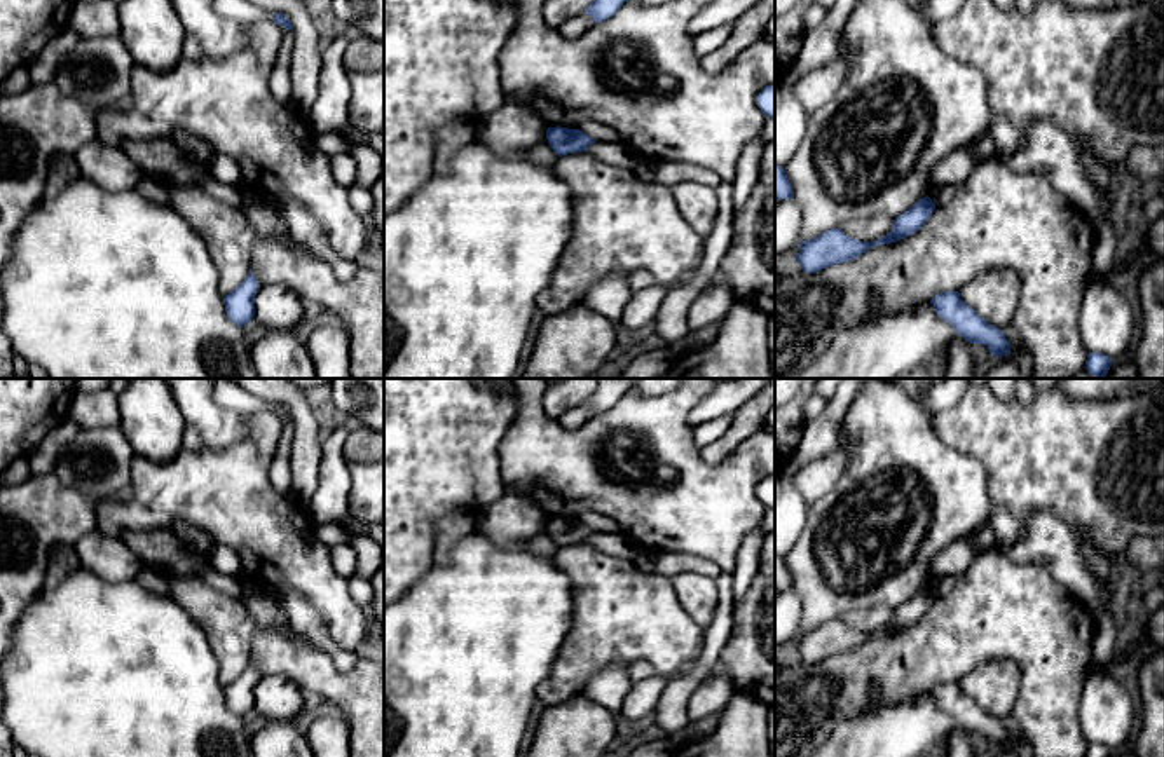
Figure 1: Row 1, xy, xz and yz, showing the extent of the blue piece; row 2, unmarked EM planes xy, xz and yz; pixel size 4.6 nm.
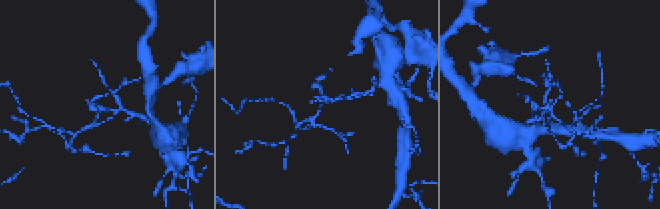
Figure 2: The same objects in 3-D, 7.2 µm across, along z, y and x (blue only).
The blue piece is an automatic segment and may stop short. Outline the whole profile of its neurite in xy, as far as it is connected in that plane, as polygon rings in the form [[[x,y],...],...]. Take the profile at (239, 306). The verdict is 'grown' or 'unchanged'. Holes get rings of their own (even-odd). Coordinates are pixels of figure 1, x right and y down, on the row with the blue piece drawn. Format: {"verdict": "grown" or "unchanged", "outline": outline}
{"verdict": "unchanged", "outline": [[[250,269],[248,277],[234,291],[223,297],[225,314],[241,328],[255,317],[255,297],[258,288],[260,284]]]}

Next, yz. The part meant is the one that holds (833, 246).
{"verdict": "unchanged", "outline": [[[928,195],[920,199],[913,208],[894,220],[894,227],[887,235],[873,242],[862,242],[848,237],[841,228],[831,228],[815,239],[799,241],[799,253],[796,260],[808,274],[852,262],[874,246],[892,244],[913,235],[928,222],[934,209],[935,204]]]}

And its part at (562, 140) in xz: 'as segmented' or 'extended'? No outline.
as segmented

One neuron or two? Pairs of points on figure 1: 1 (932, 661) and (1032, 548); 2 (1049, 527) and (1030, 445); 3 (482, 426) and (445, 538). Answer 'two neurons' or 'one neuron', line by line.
1: two neurons
2: two neurons
3: two neurons

